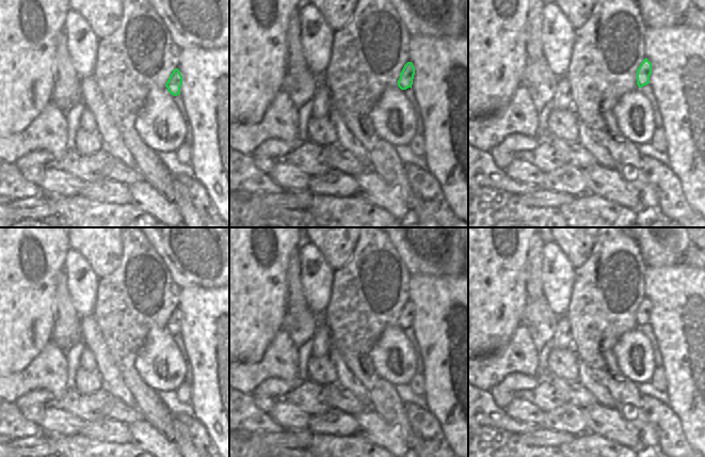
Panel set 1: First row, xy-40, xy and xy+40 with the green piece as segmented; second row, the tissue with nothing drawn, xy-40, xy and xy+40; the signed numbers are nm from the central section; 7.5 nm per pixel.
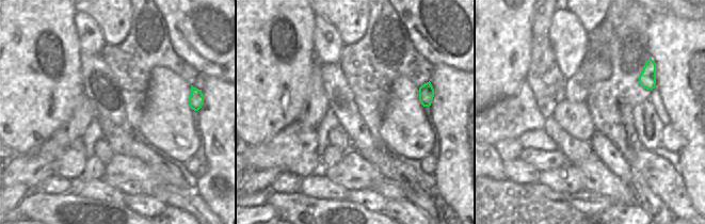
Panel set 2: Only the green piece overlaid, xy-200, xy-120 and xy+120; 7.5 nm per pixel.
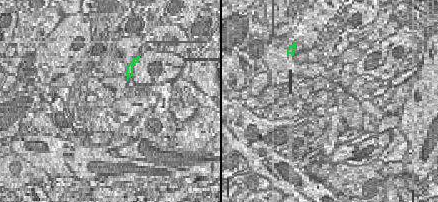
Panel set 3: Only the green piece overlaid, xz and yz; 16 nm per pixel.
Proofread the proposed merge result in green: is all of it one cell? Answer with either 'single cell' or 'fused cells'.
single cell

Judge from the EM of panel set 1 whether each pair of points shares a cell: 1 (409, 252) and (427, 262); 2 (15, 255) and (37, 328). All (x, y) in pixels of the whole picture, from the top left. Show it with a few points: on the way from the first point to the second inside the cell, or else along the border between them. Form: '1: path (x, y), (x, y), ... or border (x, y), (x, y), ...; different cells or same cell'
1: path (413, 252), (417, 252), (422, 257); same cell
2: path (15, 273), (15, 299), (26, 310); same cell

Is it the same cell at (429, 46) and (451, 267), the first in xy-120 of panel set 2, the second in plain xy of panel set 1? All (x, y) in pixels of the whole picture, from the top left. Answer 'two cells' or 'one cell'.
one cell

